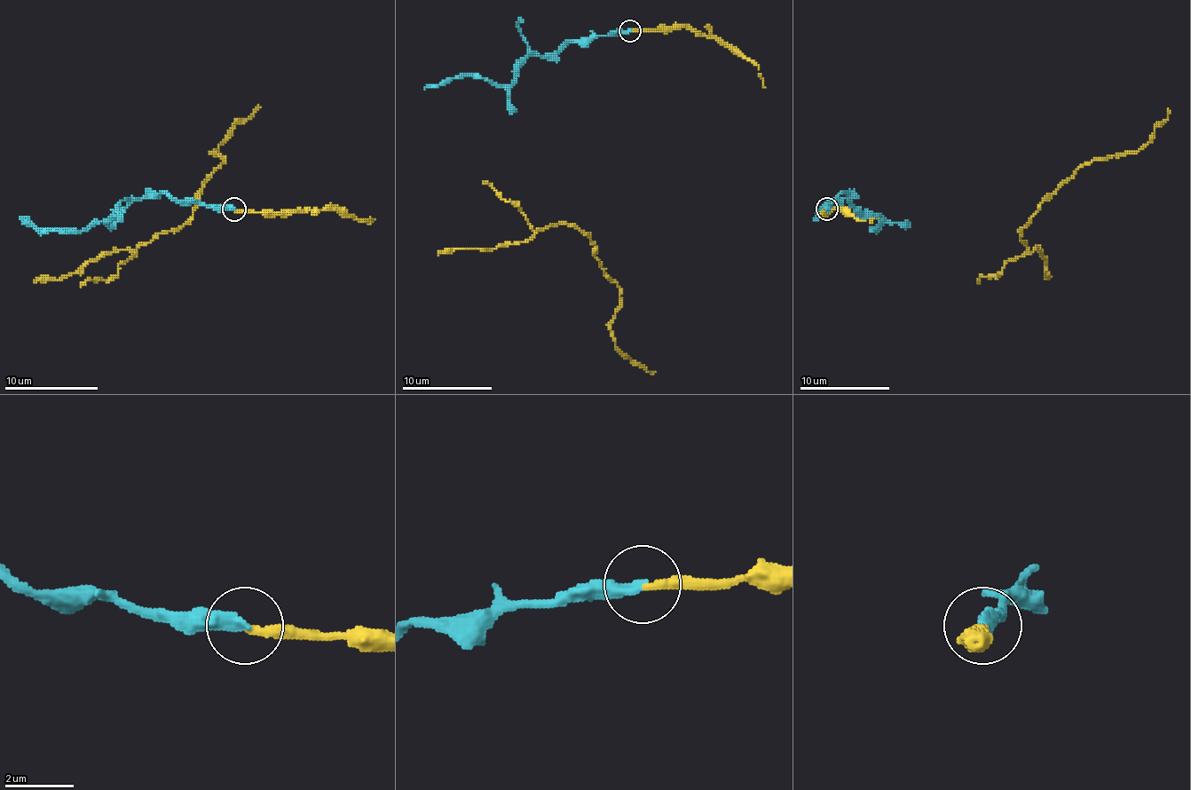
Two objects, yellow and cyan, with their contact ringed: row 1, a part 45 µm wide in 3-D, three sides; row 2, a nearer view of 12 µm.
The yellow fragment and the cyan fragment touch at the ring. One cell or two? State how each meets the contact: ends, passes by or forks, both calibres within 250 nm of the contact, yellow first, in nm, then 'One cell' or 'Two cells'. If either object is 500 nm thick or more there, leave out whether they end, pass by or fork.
At the ring yellow ends. At the ring cyan ends. Thickness 280 nm (yellow) against 400 nm. One cell

